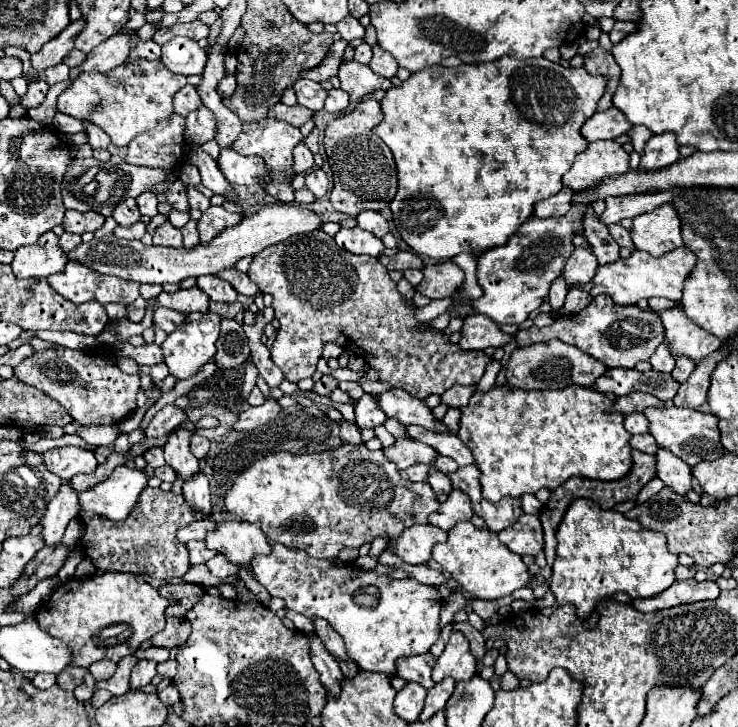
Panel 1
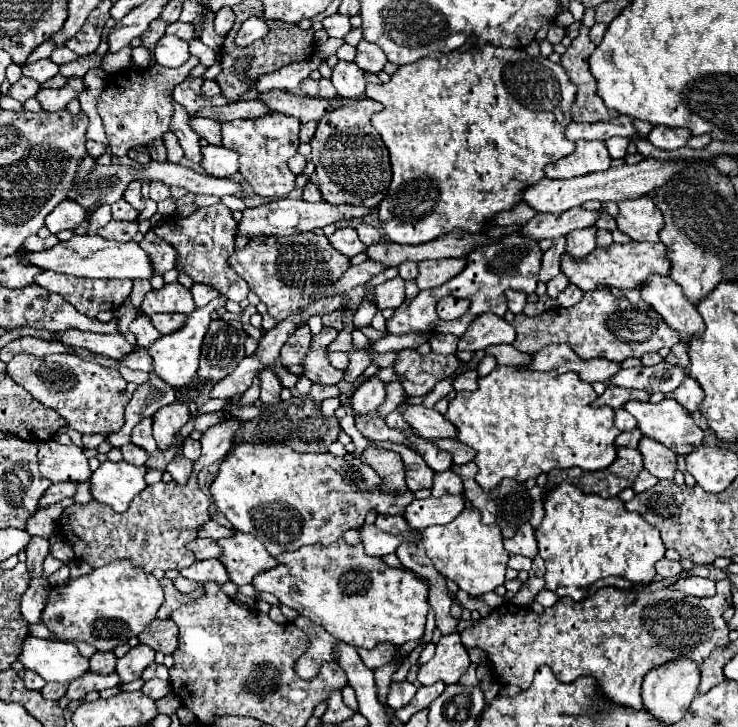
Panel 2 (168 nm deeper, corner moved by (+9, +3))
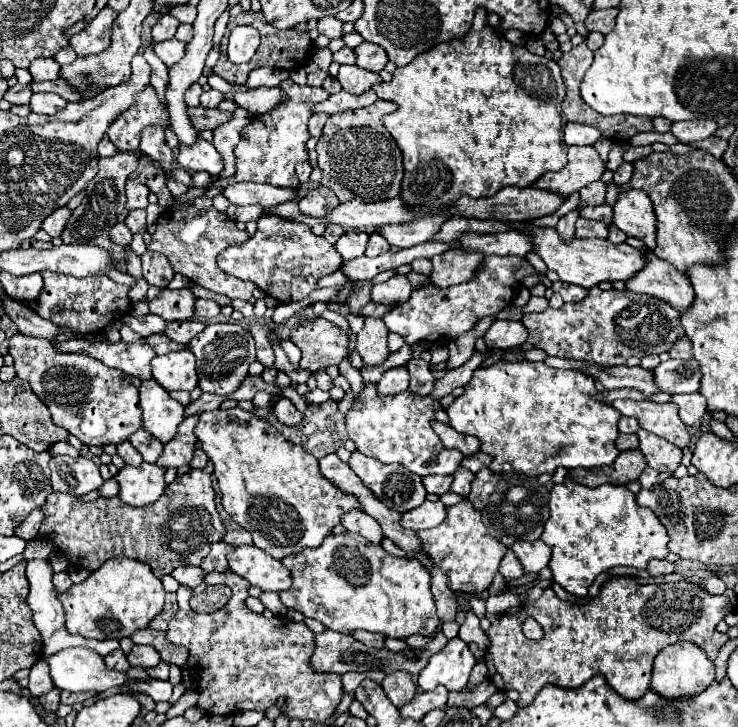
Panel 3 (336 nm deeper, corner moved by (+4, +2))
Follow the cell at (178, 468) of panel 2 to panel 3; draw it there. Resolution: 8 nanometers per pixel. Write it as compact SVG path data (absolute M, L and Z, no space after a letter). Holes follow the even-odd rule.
M199 413L197 415L191 415L187 417L179 429L177 429L177 437L175 441L167 443L161 457L157 459L157 463L163 467L163 469L169 469L169 467L175 467L175 469L181 469L185 465L191 463L191 457L193 457L193 449L195 449L195 441L197 437L193 435L193 429L199 421Z

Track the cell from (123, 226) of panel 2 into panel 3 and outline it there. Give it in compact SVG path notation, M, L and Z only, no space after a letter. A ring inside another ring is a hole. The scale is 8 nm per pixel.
M115 223L109 231L109 237L115 245L121 245L121 247L127 247L131 243L131 231L127 229L125 223Z

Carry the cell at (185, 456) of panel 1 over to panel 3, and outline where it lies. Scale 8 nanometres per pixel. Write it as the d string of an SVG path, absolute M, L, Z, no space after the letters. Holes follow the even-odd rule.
M155 379L143 381L139 387L139 407L143 411L143 427L161 443L169 443L181 421L185 421L185 407L171 399L169 393L157 385Z

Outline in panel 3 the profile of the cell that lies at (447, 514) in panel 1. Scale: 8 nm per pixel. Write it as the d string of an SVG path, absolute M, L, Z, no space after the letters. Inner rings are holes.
M437 499L437 501L425 501L423 505L407 511L401 515L401 525L413 531L421 531L421 529L431 529L437 527L445 517L445 505Z

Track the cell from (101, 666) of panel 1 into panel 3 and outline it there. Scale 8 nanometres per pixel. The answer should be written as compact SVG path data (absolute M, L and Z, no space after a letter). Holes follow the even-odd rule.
M121 649L105 655L103 659L105 659L105 665L107 665L109 669L115 669L115 671L127 671L127 669L129 669L127 657L125 657L125 653L123 653Z

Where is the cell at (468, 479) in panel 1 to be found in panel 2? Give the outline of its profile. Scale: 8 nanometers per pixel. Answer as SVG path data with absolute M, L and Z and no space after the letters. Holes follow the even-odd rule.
M474 462L464 464L464 466L454 466L454 470L458 472L458 476L460 476L462 482L464 482L464 496L482 512L484 524L496 524L496 526L500 526L504 538L514 536L514 534L518 532L520 524L530 522L530 516L532 516L532 498L530 498L528 488L526 488L524 482L504 478L504 480L500 482L500 486L494 490L494 494L490 496L490 494L484 492L484 490L478 486L478 482L474 480L474 476L476 476L476 464L474 464Z

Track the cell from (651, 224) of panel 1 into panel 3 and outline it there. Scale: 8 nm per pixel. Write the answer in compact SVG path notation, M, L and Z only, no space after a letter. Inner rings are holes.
M627 189L613 207L613 223L629 237L641 239L649 249L655 247L655 211L647 193Z

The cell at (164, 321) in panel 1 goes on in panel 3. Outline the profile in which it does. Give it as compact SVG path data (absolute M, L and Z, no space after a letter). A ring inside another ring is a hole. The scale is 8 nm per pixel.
M191 319L191 321L173 321L173 323L167 323L165 335L169 339L173 339L175 343L187 345L203 329L205 329L205 323L201 323L197 319Z

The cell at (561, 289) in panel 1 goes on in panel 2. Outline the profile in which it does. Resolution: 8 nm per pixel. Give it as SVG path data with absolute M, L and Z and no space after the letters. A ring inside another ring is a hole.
M560 236L554 240L554 246L544 252L542 268L540 268L540 280L542 282L548 282L560 274L560 256L564 254L564 250L566 250L566 238Z

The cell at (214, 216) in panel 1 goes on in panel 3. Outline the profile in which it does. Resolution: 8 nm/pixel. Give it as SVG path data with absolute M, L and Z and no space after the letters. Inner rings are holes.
M193 205L187 209L173 209L173 211L165 211L159 221L157 221L157 229L153 233L153 239L149 243L147 249L163 253L171 267L175 269L175 273L181 273L183 277L191 279L193 283L225 295L229 299L243 299L249 301L251 293L253 293L253 283L251 281L243 281L237 277L231 277L227 273L223 273L217 267L217 255L231 247L231 245L241 245L249 239L247 231L237 229L235 221L231 221L225 213L219 213L215 209L207 209L207 211L199 211Z

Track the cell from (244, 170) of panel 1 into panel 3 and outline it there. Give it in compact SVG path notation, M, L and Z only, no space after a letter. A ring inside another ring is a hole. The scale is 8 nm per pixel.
M197 139L197 143L191 147L179 145L177 163L183 169L207 171L211 175L221 175L221 171L223 171L223 159L219 157L217 149L205 139Z

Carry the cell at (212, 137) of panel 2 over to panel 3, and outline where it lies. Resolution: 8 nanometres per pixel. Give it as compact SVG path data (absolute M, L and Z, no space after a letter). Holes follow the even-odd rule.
M237 109L231 121L227 121L227 123L219 125L217 129L213 129L213 145L225 161L225 171L221 173L221 179L231 177L235 173L233 149L239 143L239 131L249 123L249 119L251 119L251 113L247 113L247 109Z

